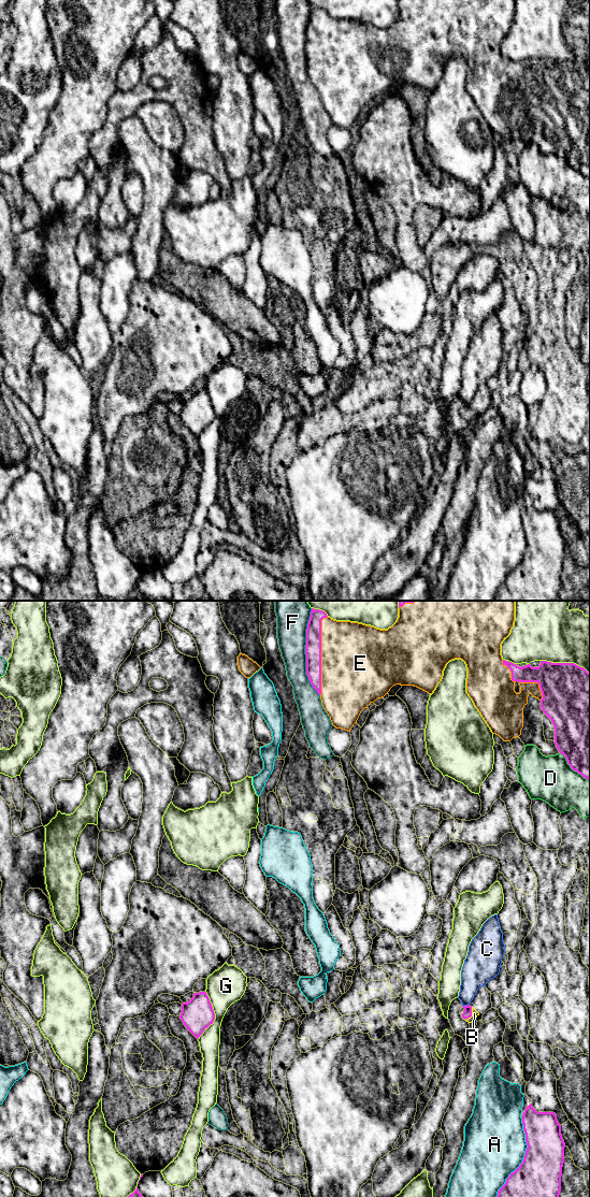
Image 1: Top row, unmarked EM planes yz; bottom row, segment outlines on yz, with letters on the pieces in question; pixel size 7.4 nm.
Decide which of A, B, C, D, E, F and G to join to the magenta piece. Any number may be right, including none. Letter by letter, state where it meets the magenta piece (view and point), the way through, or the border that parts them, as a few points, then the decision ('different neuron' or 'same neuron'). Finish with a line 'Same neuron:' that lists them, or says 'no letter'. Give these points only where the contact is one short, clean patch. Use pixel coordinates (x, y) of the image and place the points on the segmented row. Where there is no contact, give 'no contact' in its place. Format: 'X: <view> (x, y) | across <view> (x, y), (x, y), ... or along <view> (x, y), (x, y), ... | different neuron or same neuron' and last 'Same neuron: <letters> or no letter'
A: yz (523, 1157) | different neuron
B: yz (471, 1014) | across yz (466, 1013), (471, 1014), (474, 1013) | same neuron
C: yz (465, 1006) | different neuron
D: yz (573, 769) | different neuron
E: yz (320, 655) | same neuron
F: yz (305, 652) | different neuron
G: yz (214, 1015) | different neuron
Same neuron: B, E

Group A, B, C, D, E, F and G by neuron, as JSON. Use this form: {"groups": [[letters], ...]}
{"groups": [["A"], ["B", "E"], ["C"], ["D"], ["F"], ["G"]]}

